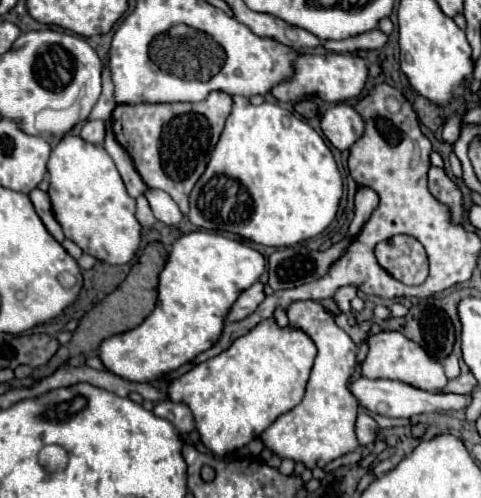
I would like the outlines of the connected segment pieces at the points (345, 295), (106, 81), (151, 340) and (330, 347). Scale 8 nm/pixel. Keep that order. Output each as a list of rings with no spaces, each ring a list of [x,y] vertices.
[[[351,286],[351,288],[341,288],[341,290],[335,294],[335,300],[337,300],[337,304],[339,304],[339,308],[341,308],[343,312],[349,312],[349,310],[351,310],[349,302],[351,302],[351,298],[355,298],[357,292],[359,292],[359,288],[357,288],[357,286]]]
[[[107,54],[102,69],[102,93],[98,102],[95,104],[91,111],[89,116],[90,120],[110,120],[113,114],[113,110],[116,107],[114,100],[114,86],[111,80],[111,73],[108,66],[109,58],[109,54]]]
[[[201,230],[181,236],[169,248],[169,260],[159,276],[159,298],[153,312],[137,328],[105,338],[99,346],[101,364],[105,366],[107,372],[117,374],[131,382],[153,382],[177,370],[179,366],[193,360],[197,354],[205,352],[219,340],[225,322],[225,312],[233,306],[233,302],[243,290],[247,290],[259,280],[263,272],[265,272],[265,258],[243,242]]]
[[[293,302],[287,310],[287,316],[291,326],[305,330],[313,338],[319,352],[311,368],[311,376],[307,380],[301,404],[297,404],[291,412],[279,416],[259,438],[265,448],[269,448],[279,458],[303,462],[309,470],[323,468],[335,458],[341,458],[359,446],[355,438],[355,418],[359,412],[359,404],[347,386],[355,368],[357,346],[351,336],[335,324],[335,320],[325,312],[319,302]]]

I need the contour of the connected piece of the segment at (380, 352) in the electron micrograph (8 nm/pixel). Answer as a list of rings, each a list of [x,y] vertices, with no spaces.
[[[379,332],[369,340],[369,352],[361,362],[361,376],[365,378],[387,378],[405,382],[419,390],[439,390],[447,386],[447,376],[443,372],[443,364],[439,358],[429,356],[425,348],[415,344],[413,340],[405,338],[401,332]]]

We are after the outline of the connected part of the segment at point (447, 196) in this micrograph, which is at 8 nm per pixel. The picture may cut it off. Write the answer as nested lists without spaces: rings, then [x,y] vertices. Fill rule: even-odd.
[[[429,168],[429,190],[437,200],[449,204],[453,210],[453,220],[461,222],[461,190],[447,178],[443,168]]]

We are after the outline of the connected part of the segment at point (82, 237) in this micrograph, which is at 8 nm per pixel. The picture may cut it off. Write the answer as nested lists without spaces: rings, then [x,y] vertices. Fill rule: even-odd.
[[[65,136],[53,150],[47,162],[49,172],[49,200],[55,220],[61,224],[67,240],[75,242],[83,254],[89,254],[105,264],[127,264],[139,250],[141,244],[141,224],[135,218],[135,200],[127,194],[125,184],[117,172],[115,162],[105,152],[103,146],[89,144],[79,136]]]

